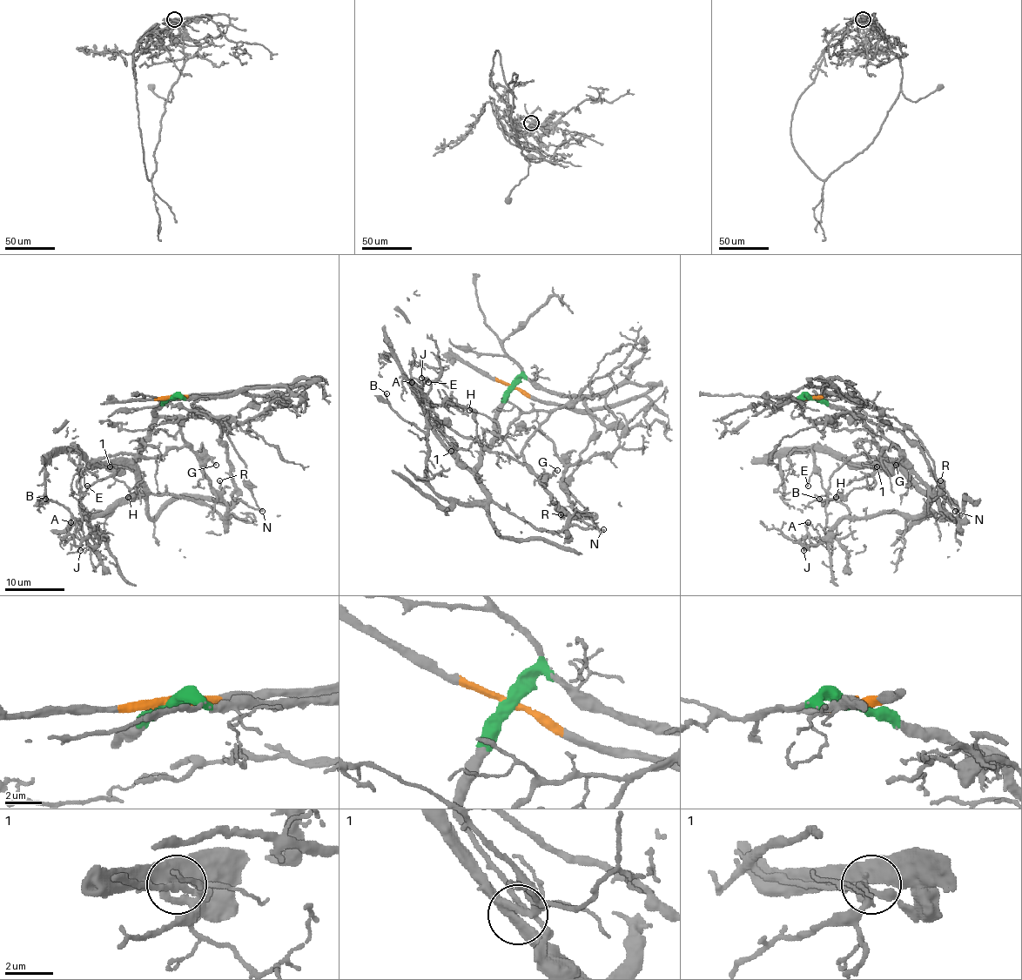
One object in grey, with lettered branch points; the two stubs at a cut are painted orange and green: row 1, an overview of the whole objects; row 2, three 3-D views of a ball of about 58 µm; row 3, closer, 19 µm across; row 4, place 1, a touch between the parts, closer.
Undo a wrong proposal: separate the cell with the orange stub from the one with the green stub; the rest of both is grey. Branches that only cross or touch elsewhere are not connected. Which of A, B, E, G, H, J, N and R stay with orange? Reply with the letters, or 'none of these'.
G, N, R

